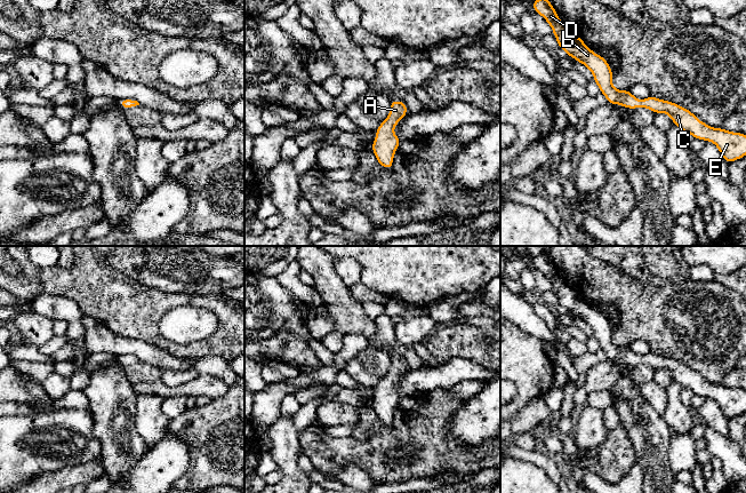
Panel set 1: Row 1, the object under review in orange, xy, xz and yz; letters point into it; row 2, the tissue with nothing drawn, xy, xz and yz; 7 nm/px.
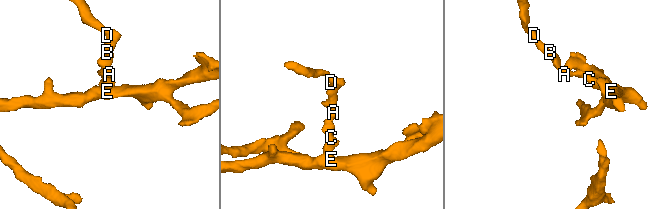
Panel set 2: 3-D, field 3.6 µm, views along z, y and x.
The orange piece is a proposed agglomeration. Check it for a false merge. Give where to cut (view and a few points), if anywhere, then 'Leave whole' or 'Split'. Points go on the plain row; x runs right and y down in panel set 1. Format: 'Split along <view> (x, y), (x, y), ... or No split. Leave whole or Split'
No split. Leave whole

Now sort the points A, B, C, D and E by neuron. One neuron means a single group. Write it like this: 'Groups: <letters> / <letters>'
Groups: A B C D E

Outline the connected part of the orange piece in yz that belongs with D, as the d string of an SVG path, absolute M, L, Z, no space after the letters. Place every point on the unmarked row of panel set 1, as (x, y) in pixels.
M545 253L532 257L534 267L542 271L551 281L558 301L571 315L584 320L591 326L594 337L600 348L607 353L608 359L619 360L627 365L637 365L640 363L651 366L655 369L667 369L673 380L676 381L683 390L691 390L693 395L713 398L723 415L730 420L746 412L746 391L743 389L732 389L723 384L713 384L700 377L692 368L673 358L659 356L649 352L640 357L632 351L629 347L618 347L612 342L612 326L608 318L601 311L595 310L585 299L568 286L552 260Z

